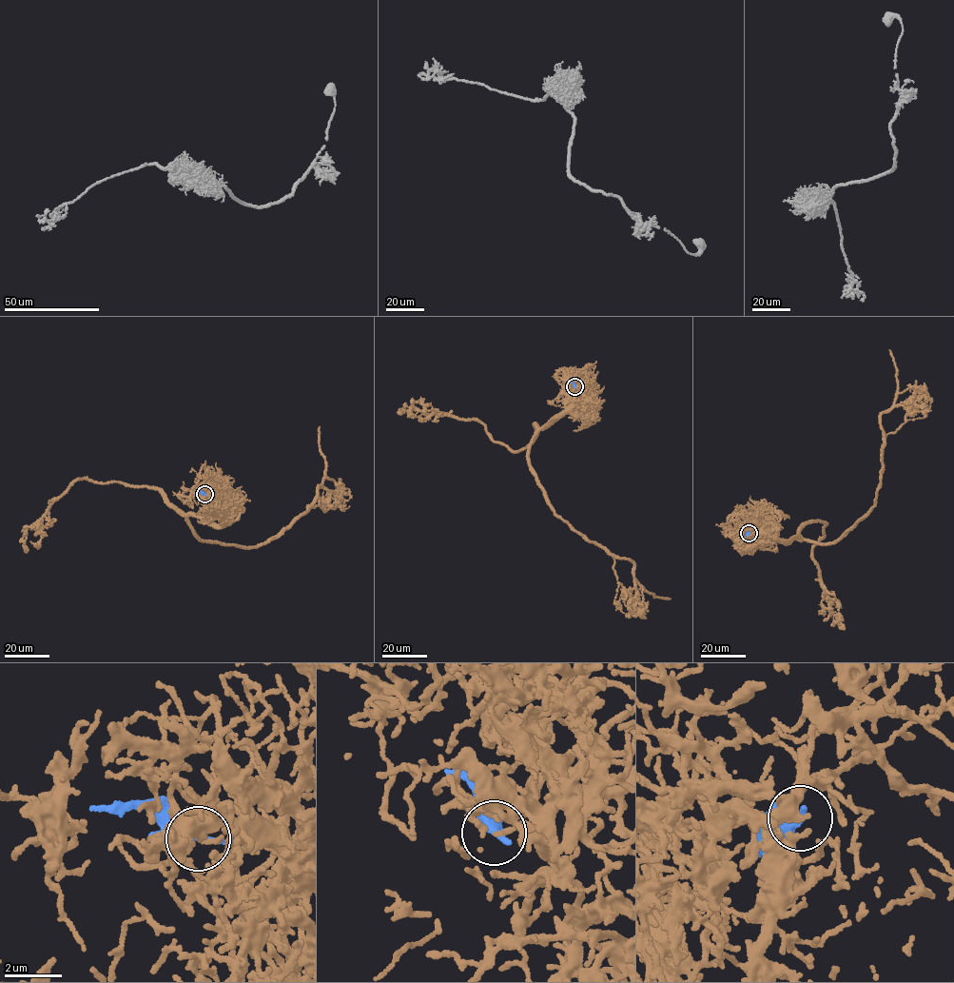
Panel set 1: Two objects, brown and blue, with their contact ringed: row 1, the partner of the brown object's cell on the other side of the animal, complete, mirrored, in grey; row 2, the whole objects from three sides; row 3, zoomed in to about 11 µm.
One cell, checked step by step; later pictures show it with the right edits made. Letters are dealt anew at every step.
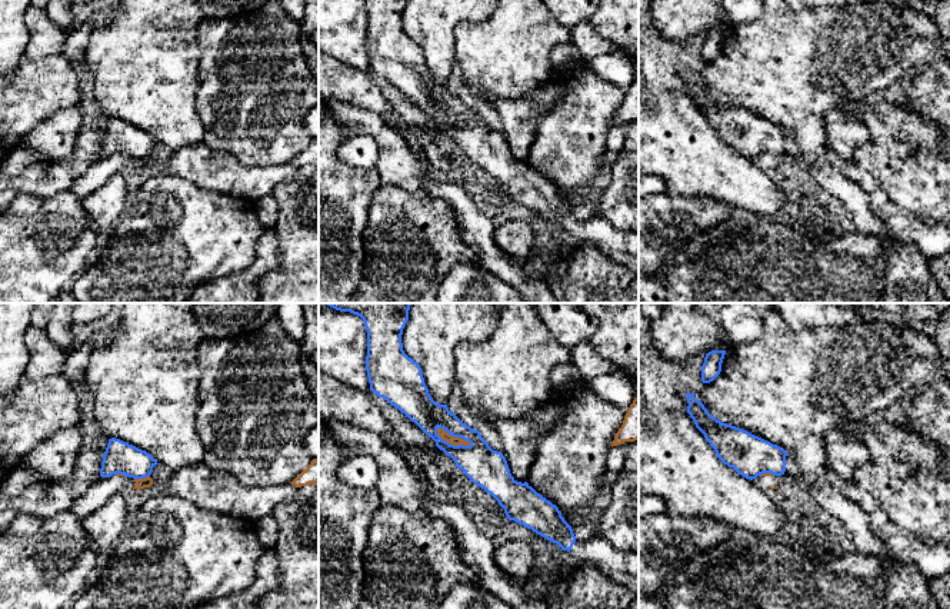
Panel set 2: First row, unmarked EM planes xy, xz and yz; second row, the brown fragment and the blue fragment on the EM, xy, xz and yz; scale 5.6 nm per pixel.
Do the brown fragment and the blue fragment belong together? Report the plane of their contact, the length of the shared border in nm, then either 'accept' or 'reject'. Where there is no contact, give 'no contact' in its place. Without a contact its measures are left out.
meets brown in xz; contact 220 nm long; reject

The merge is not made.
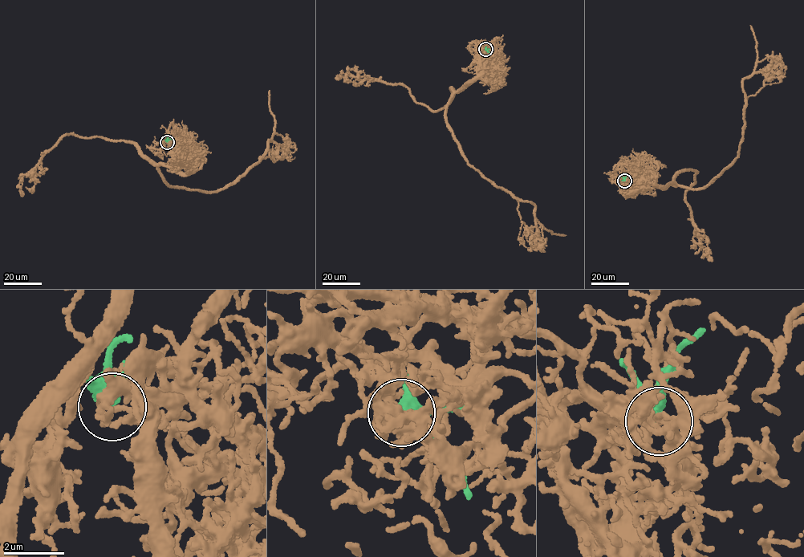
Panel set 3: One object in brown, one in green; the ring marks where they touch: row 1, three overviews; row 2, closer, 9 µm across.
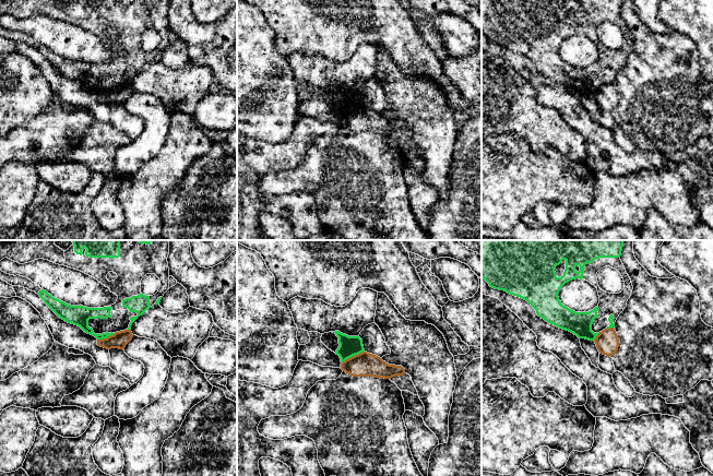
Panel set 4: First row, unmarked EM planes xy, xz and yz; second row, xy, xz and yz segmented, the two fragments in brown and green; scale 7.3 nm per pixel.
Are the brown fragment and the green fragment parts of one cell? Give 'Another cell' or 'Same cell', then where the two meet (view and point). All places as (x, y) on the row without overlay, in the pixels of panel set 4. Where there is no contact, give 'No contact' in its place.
Another cell. Touches brown at xz (353, 111)

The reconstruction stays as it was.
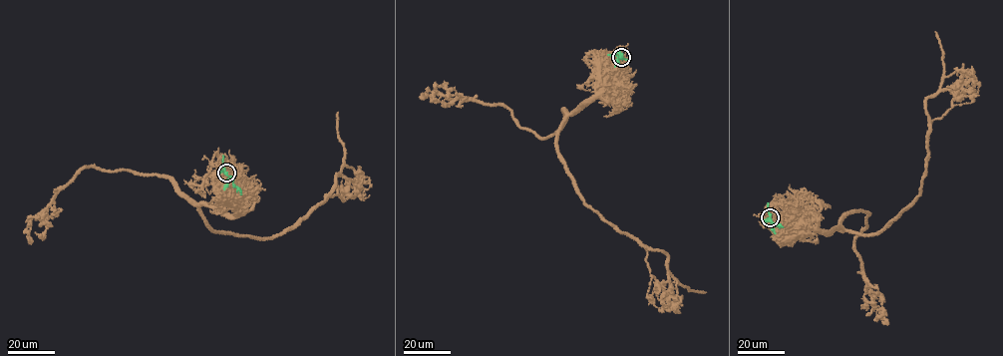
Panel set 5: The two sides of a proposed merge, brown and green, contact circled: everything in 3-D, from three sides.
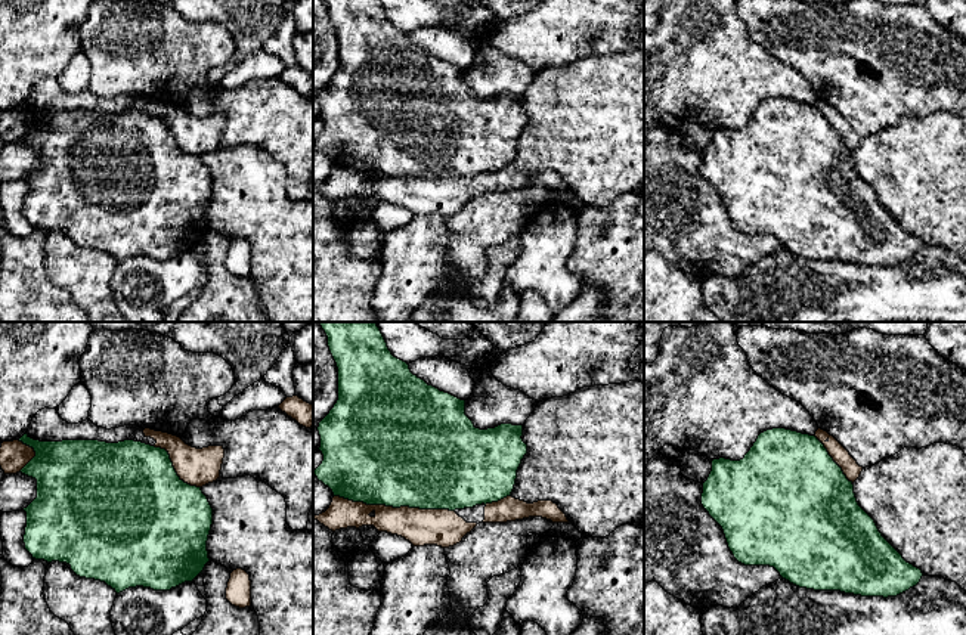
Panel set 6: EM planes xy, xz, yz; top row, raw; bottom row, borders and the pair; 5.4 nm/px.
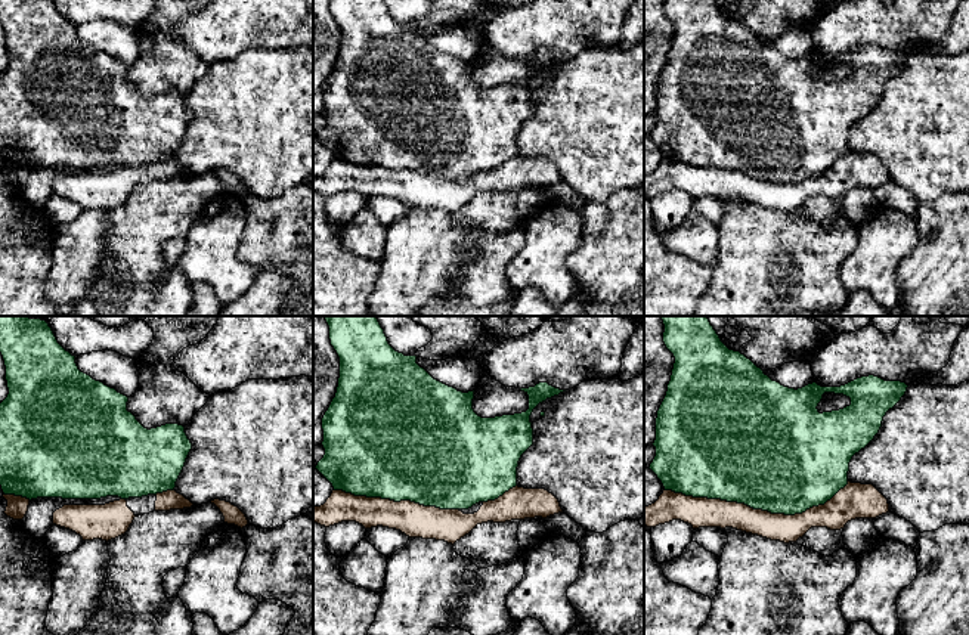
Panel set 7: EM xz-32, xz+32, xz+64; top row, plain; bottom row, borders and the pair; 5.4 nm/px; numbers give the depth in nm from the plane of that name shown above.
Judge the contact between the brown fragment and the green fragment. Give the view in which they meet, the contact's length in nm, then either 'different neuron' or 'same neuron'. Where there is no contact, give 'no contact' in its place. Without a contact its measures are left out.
meets brown in xz; contact 650 nm long; different neuron

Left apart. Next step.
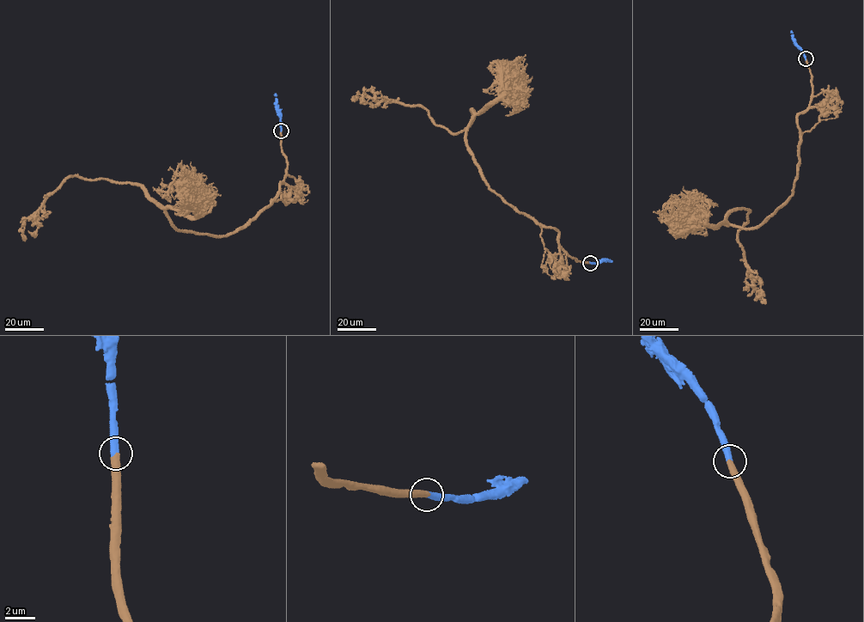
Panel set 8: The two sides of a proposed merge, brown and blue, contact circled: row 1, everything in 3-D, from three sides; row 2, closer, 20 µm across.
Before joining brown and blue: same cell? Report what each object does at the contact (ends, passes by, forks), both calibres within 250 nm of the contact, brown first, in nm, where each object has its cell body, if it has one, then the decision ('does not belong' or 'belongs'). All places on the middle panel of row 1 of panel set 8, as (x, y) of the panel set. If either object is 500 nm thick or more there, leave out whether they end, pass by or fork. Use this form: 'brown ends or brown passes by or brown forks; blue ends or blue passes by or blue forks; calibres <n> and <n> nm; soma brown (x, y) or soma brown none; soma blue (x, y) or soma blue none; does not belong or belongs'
brown ends; blue ends; calibres 440 and 480 nm; soma brown none; soma blue none; belongs

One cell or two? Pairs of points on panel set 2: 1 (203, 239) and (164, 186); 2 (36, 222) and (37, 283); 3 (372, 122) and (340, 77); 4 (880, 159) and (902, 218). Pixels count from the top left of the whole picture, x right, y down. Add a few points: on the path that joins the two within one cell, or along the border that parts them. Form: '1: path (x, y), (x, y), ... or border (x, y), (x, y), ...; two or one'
1: path (190, 226), (169, 205), (169, 199); one
2: path (34, 238), (34, 268); one
3: border (333, 99), (373, 110), (383, 119); two
4: border (896, 203), (927, 220); two

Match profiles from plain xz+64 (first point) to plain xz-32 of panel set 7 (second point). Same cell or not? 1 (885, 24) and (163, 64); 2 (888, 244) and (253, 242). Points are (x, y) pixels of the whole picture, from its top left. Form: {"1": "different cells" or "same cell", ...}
{"1": "different cells", "2": "different cells"}

